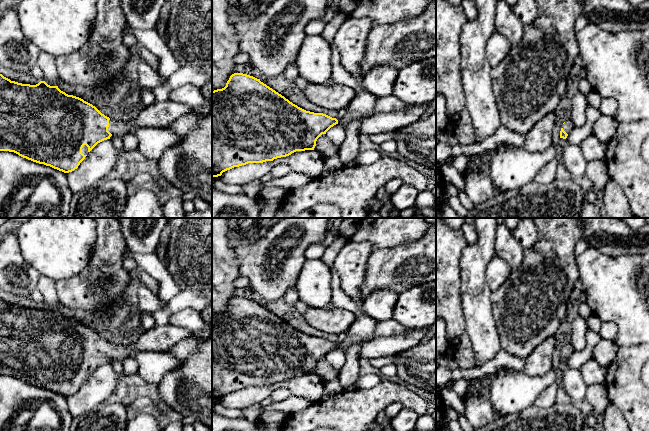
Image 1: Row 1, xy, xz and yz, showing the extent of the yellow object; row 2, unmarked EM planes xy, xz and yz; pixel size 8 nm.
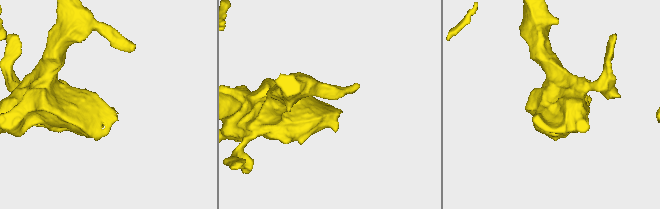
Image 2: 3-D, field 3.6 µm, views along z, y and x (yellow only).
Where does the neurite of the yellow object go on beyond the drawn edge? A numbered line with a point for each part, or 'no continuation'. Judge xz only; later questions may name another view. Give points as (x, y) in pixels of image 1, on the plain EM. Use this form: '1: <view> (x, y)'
1: xz (362, 329)

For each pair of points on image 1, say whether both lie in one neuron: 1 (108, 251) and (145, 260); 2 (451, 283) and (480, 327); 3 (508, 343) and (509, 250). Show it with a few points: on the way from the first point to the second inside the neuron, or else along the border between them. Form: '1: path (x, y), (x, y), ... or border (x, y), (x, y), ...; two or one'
1: border (127, 249), (123, 257); two
2: border (460, 273), (460, 300), (465, 320); two
3: border (525, 250), (521, 264), (512, 270); two

